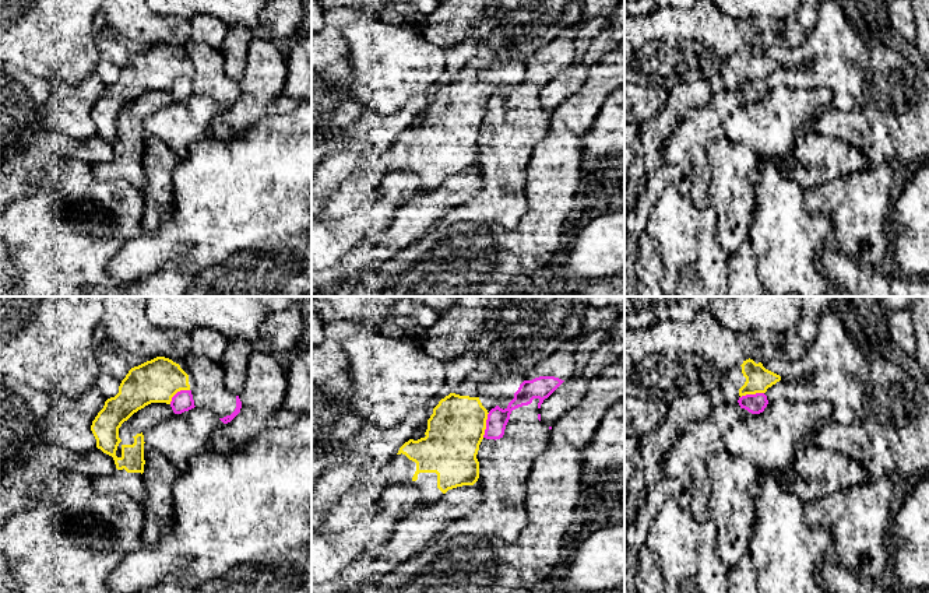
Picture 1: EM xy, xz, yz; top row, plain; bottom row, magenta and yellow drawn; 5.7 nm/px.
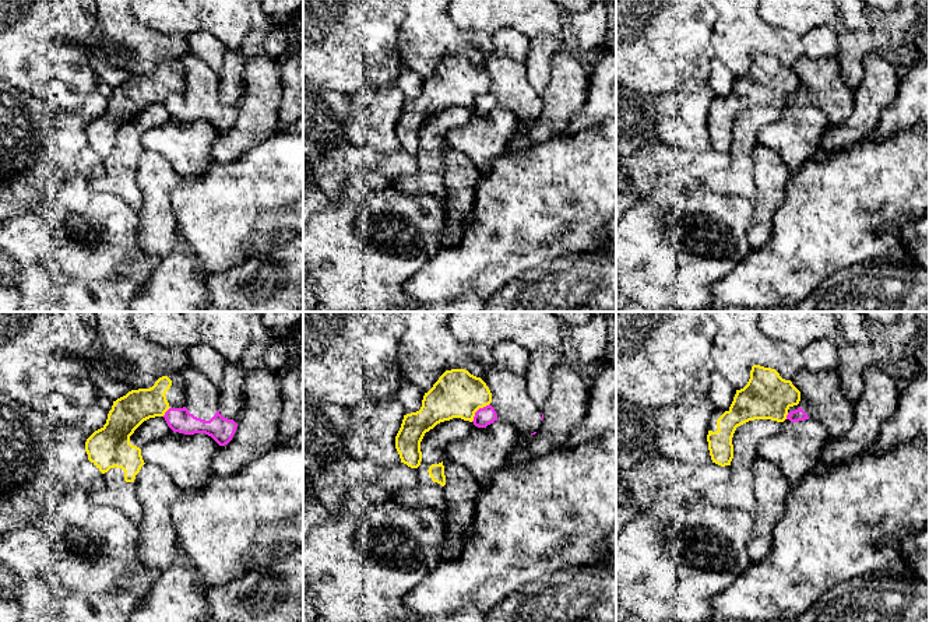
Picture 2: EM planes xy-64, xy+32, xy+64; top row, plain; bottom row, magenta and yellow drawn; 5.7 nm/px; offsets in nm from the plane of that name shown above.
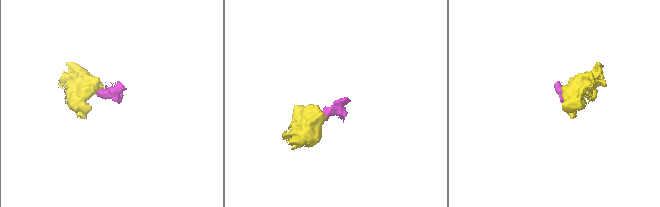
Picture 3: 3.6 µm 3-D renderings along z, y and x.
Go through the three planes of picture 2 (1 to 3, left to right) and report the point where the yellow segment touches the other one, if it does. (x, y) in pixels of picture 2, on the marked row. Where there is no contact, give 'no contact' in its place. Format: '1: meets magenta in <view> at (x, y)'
1: meets magenta in xy-64 at (166, 411)
2: meets magenta in xy+32 at (478, 410)
3: meets magenta in xy+64 at (787, 415)

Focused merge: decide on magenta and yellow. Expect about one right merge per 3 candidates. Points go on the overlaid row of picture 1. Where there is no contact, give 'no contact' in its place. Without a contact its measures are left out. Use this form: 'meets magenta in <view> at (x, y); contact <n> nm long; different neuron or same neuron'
meets magenta in xz at (486, 425); contact 150 nm long; different neuron

